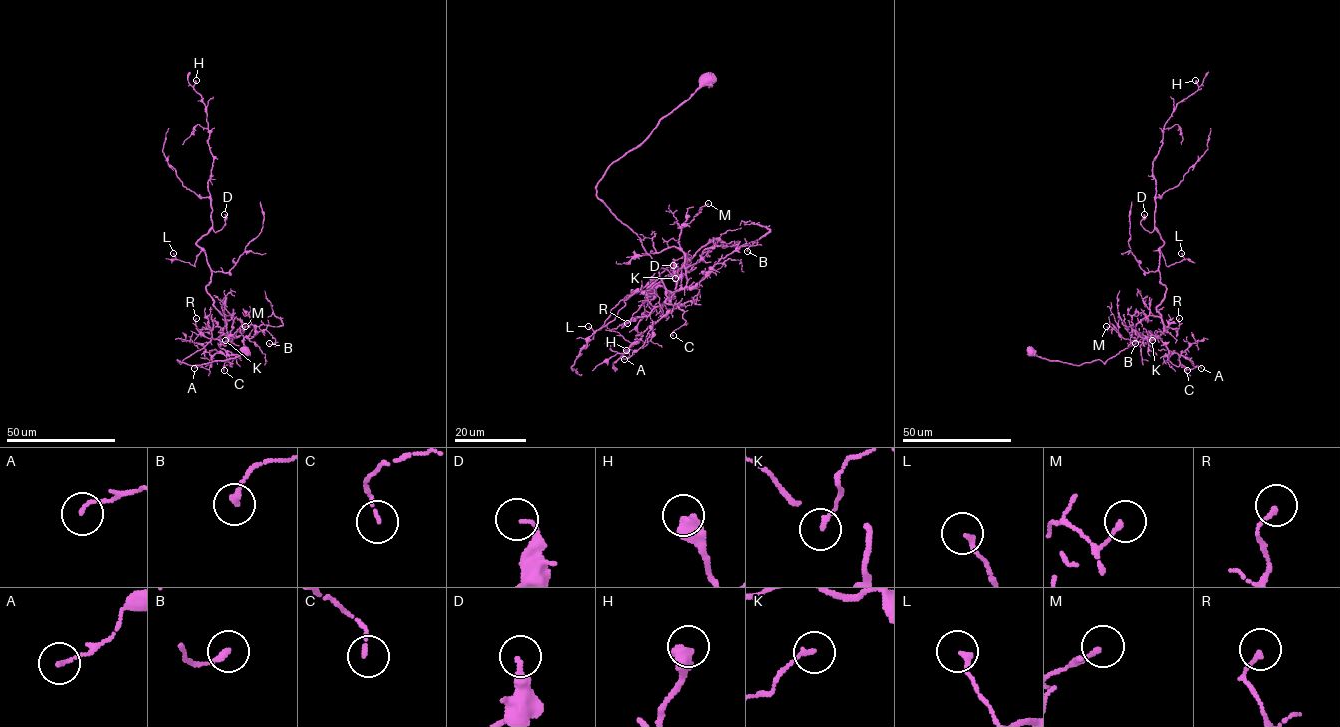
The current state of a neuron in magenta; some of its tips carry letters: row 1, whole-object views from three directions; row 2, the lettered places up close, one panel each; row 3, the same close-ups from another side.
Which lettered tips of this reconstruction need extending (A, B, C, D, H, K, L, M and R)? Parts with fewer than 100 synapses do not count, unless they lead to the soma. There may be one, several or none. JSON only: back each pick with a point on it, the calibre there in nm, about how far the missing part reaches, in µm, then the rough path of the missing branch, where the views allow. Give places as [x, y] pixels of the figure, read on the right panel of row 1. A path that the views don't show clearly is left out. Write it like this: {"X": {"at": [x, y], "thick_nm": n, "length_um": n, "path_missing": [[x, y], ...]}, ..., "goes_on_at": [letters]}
{"goes_on_at": []}

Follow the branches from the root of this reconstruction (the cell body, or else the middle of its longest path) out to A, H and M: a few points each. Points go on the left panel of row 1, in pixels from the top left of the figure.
A: (243, 351), (201, 364), (177, 361), (212, 339), (220, 337), (226, 354), (215, 353), (208, 369), (194, 368)
H: (243, 351), (177, 361), (225, 325), (196, 244), (212, 226), (213, 156), (196, 80)
M: (243, 351), (201, 364), (177, 361), (221, 335), (231, 342), (228, 337), (245, 326)

